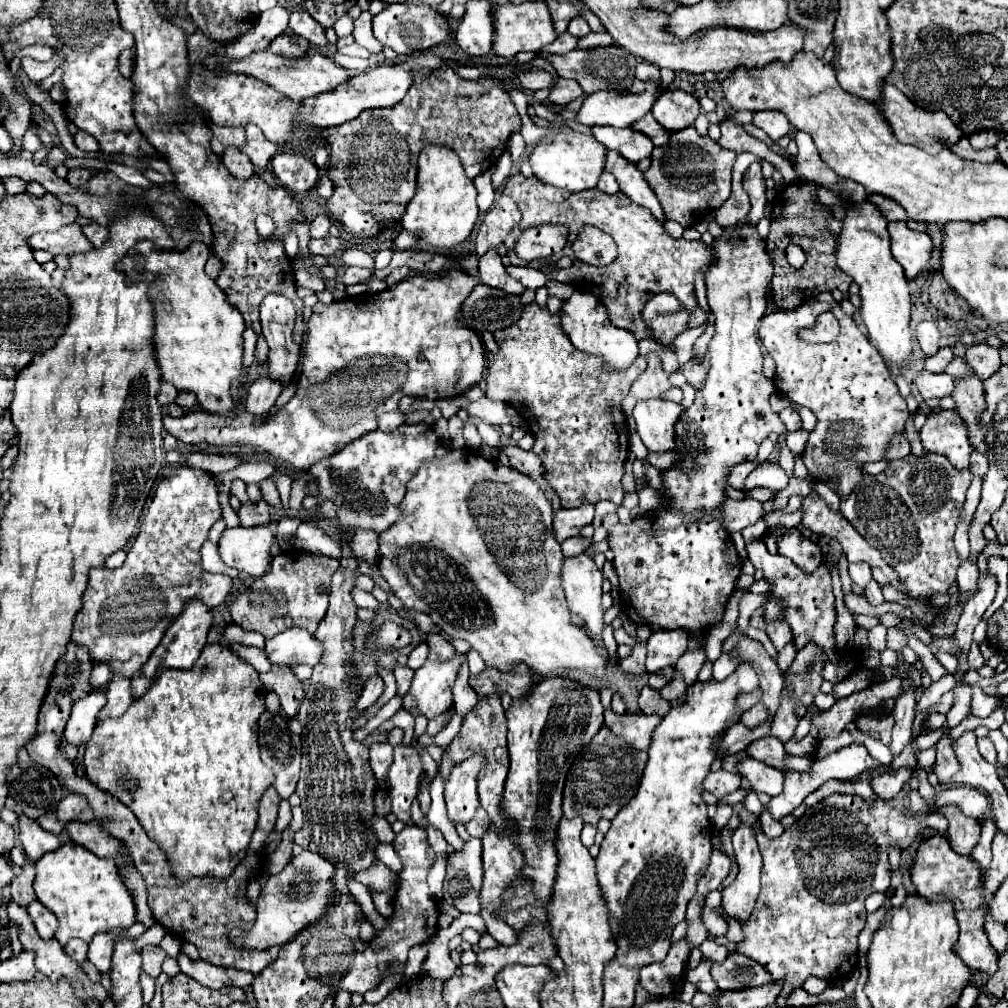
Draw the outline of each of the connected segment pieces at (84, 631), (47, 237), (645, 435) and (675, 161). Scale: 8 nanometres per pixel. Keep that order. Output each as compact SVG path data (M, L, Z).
M180 466L176 472L172 470L168 478L164 478L154 498L148 504L148 510L142 514L142 528L128 550L128 558L122 568L110 570L110 568L94 568L90 572L90 584L84 592L84 608L78 612L72 640L78 646L84 646L88 650L88 656L92 658L92 664L106 664L114 674L122 674L130 678L136 674L144 660L152 654L152 650L160 644L166 628L182 614L184 606L192 598L204 600L208 608L216 608L224 602L232 588L232 578L222 574L212 574L202 568L200 554L190 554L190 550L200 552L202 542L208 538L208 530L216 520L222 518L222 508L218 502L218 490L216 490L216 478L204 470L196 470L190 466Z
M76 222L62 226L56 232L36 232L34 236L30 236L28 242L34 250L48 250L54 256L58 256L58 254L66 254L66 256L84 254L94 248L90 244L90 240L84 236L80 224L76 224Z
M660 398L638 402L634 408L636 430L650 452L672 452L676 448L674 424L682 412L680 404Z
M688 126L680 132L672 132L666 146L654 148L652 164L646 172L648 184L656 192L666 220L674 220L684 228L700 222L708 212L720 208L730 198L730 178L736 152L720 148L714 140L706 140L696 132L694 126Z

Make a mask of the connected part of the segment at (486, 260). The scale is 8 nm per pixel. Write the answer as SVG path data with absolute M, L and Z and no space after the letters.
M496 250L484 254L480 258L480 280L486 284L486 286L492 286L492 288L500 288L504 292L510 292L510 294L516 294L520 296L526 288L522 284L506 284L510 282L510 276L504 268L504 264L500 262L500 256Z

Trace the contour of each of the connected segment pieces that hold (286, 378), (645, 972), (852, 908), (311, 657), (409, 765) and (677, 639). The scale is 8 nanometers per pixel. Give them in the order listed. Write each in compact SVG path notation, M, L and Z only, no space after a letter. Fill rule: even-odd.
M268 294L262 300L259 312L262 334L270 346L270 378L288 386L300 360L300 346L292 340L296 318L294 304L280 294Z
M686 940L674 944L662 962L652 962L640 972L640 984L654 996L654 1000L678 996L686 980L688 944Z
M830 794L814 808L808 808L790 828L778 838L768 838L760 828L756 830L758 848L764 858L762 888L748 922L742 924L744 942L738 952L760 962L774 980L784 978L784 992L778 996L778 1006L786 1006L792 990L800 988L808 976L818 976L828 982L846 978L858 966L858 934L866 924L864 900L874 892L886 892L890 886L888 848L906 850L916 834L922 830L920 814L904 814L898 800L876 800L870 806L856 794Z
M290 628L290 630L284 630L278 636L270 638L266 642L264 650L266 650L270 662L274 662L274 664L316 666L320 662L324 646L308 630Z
M412 746L394 748L394 764L388 774L392 812L398 820L410 822L410 804L418 794L418 778L422 774L420 756Z
M656 630L648 640L648 674L658 672L676 660L688 650L688 634L684 630Z

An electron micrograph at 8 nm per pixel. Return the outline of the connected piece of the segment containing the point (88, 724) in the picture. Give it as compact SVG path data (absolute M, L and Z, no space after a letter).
M94 690L84 698L76 700L76 704L72 704L72 714L64 730L64 738L68 744L80 746L92 736L96 726L96 714L104 708L104 704L106 694L102 690Z

